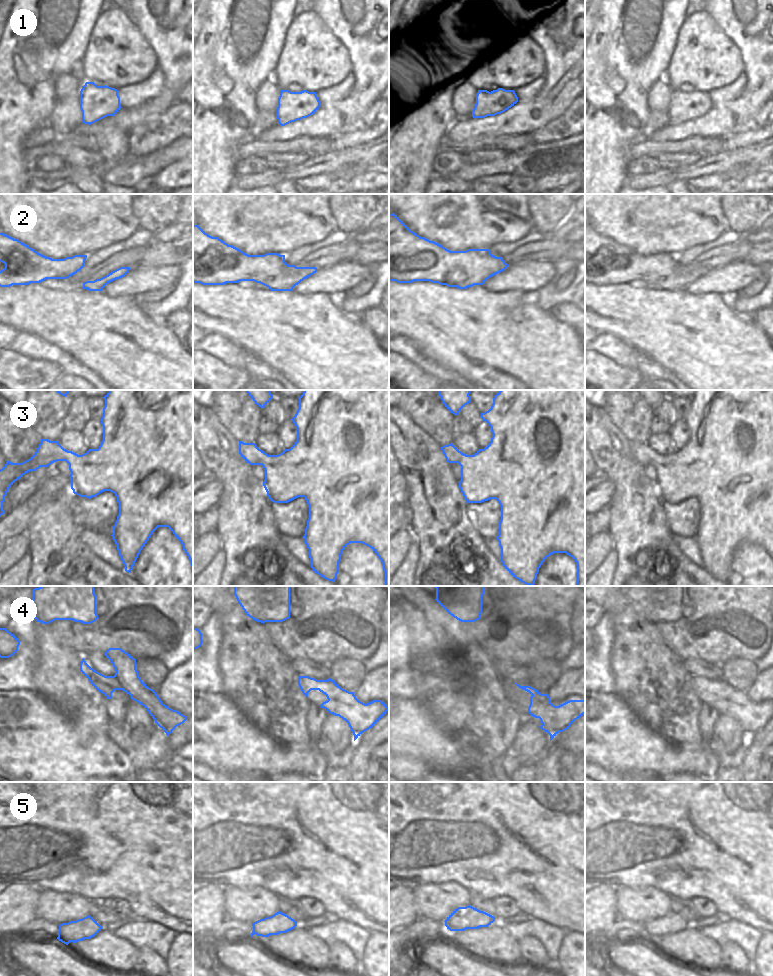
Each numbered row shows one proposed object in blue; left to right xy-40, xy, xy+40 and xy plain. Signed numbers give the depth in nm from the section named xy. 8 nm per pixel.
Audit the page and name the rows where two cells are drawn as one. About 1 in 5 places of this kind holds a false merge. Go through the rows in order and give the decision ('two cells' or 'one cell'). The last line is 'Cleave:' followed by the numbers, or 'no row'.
1: two cells
2: one cell
3: one cell
4: two cells
5: one cell
Cleave: 1, 4

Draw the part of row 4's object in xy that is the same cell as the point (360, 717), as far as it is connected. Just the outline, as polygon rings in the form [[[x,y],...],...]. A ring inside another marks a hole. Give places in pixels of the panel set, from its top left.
[[[327,700],[320,707],[345,720],[354,735],[354,741],[372,728],[388,711],[388,707],[381,700],[373,700],[367,704],[357,700],[353,706]]]

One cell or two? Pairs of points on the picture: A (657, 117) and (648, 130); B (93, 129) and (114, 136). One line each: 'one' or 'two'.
A: one
B: one

